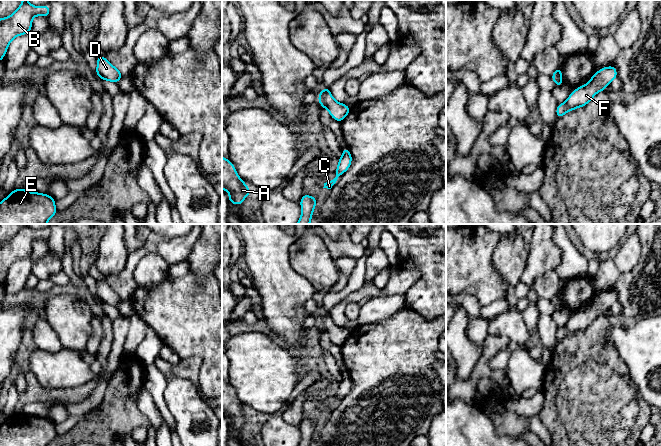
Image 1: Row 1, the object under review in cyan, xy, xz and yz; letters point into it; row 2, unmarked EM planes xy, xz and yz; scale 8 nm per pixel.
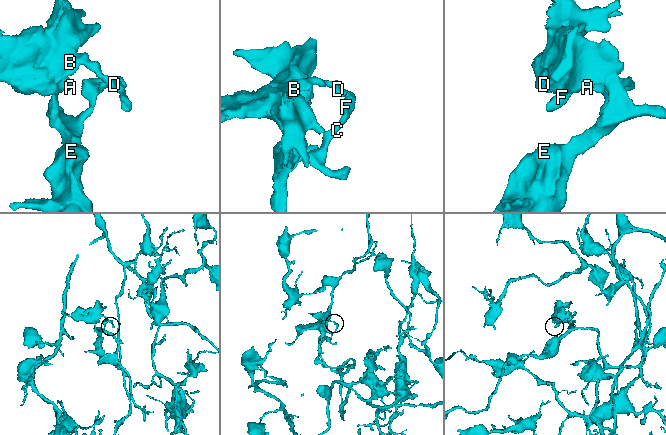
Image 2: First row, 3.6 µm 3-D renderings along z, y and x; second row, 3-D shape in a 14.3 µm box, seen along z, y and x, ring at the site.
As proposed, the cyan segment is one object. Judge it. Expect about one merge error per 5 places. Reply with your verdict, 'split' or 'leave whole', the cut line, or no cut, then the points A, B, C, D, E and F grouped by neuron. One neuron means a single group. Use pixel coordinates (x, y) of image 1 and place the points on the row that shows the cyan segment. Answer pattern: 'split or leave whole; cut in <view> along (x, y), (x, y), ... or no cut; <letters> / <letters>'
leave whole; no cut; A B C D E F

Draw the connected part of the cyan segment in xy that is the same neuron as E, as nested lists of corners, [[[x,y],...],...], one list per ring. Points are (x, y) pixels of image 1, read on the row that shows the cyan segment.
[[[23,188],[14,189],[0,202],[0,224],[47,224],[56,213],[55,199],[52,196]]]

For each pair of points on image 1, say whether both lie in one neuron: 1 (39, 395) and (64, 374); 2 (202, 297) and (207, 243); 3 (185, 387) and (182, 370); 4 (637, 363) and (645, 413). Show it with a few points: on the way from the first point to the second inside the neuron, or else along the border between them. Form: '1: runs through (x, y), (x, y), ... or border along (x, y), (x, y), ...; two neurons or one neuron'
1: border along (30, 372), (35, 380), (44, 388), (69, 388); two neurons
2: border along (189, 271), (192, 271), (200, 280), (211, 276); two neurons
3: border along (171, 367), (175, 376), (188, 378), (196, 385); two neurons
4: border along (629, 380), (636, 389), (637, 394), (650, 404); two neurons

